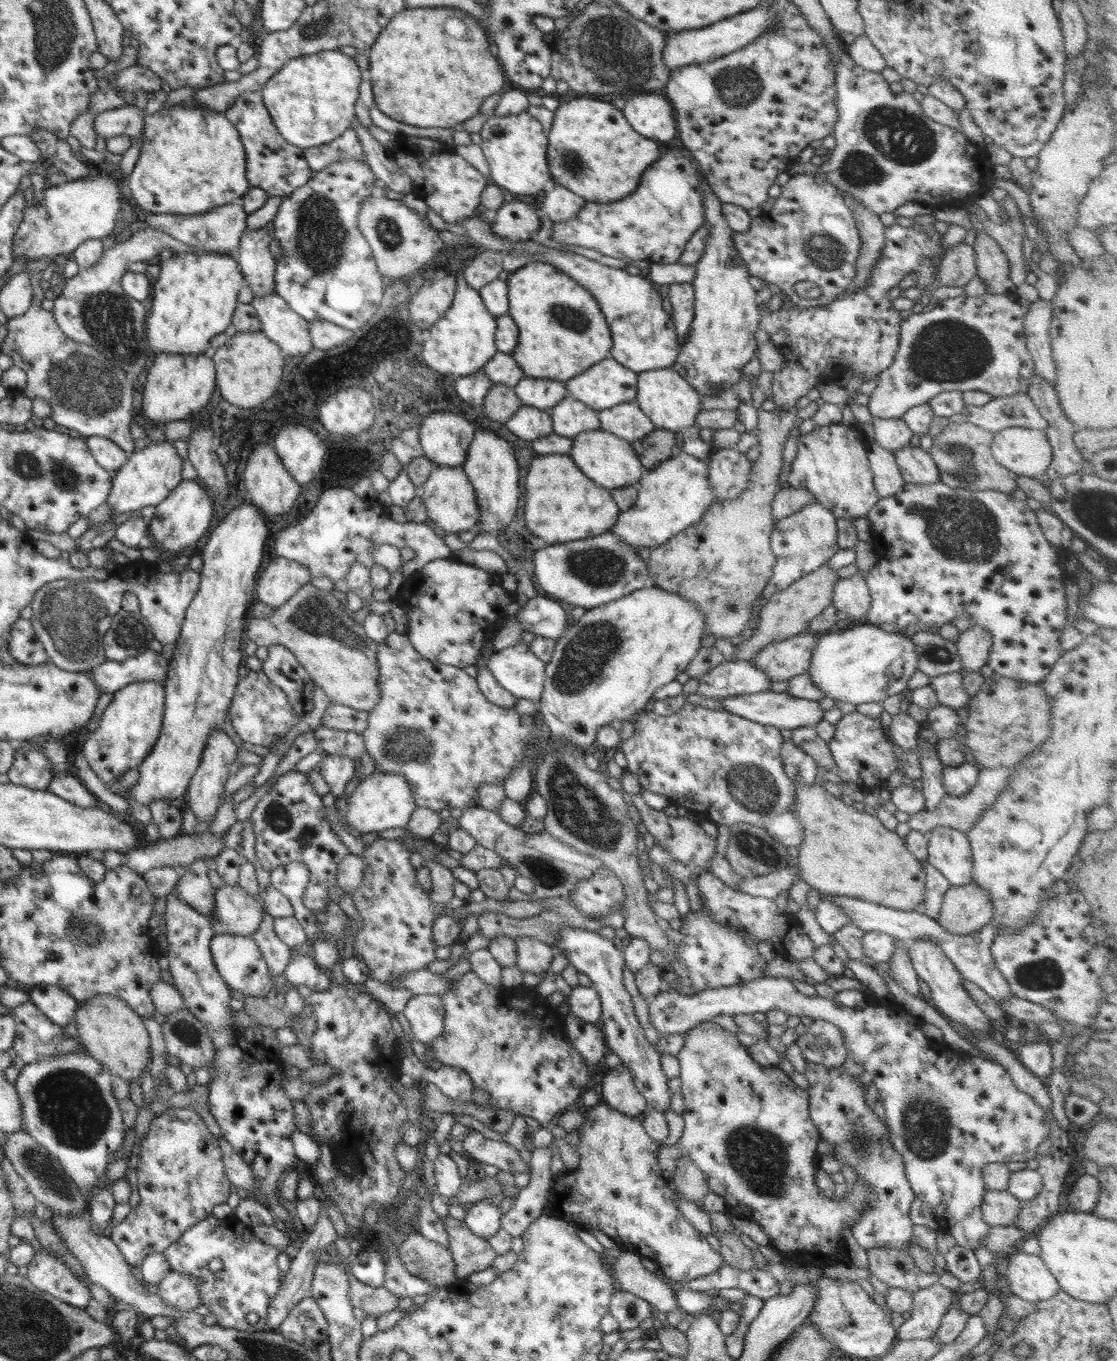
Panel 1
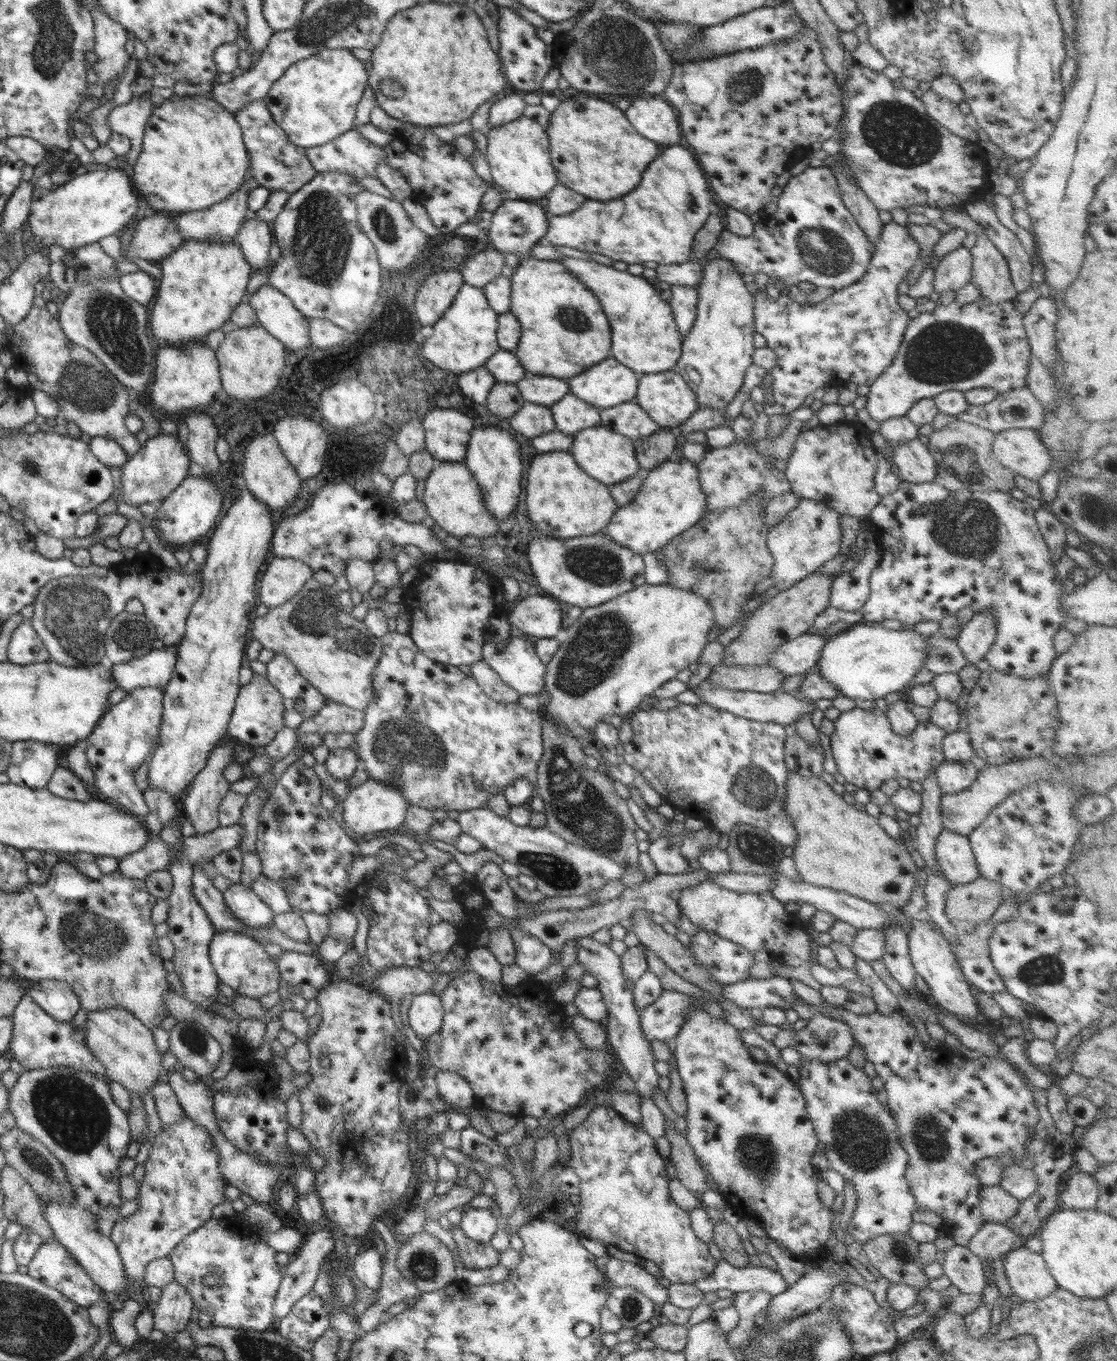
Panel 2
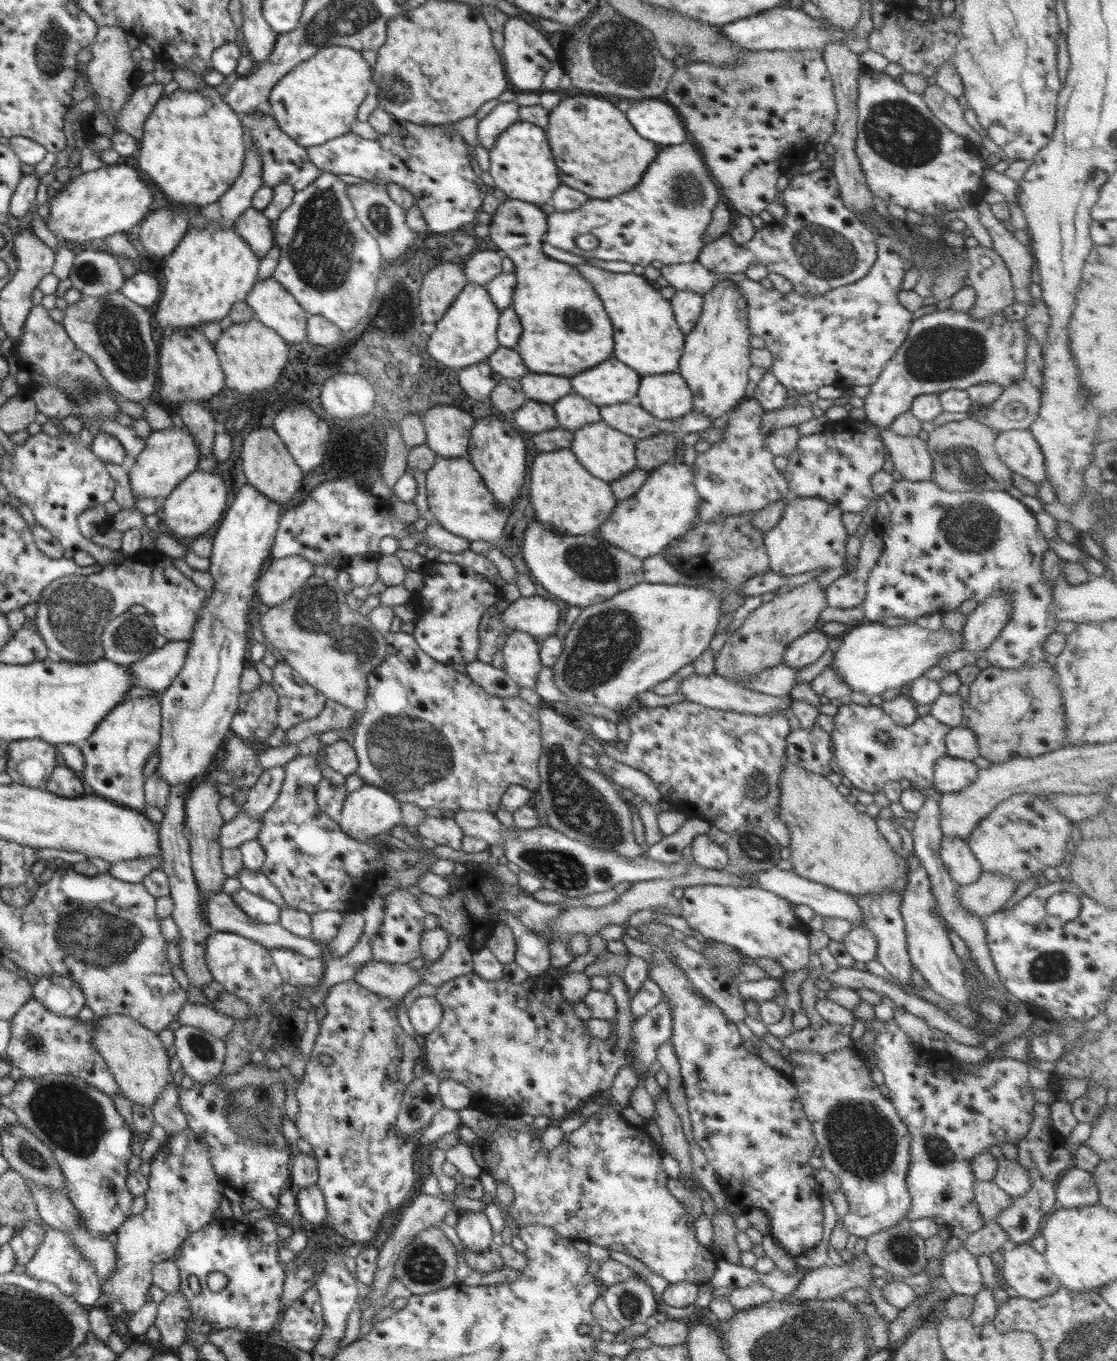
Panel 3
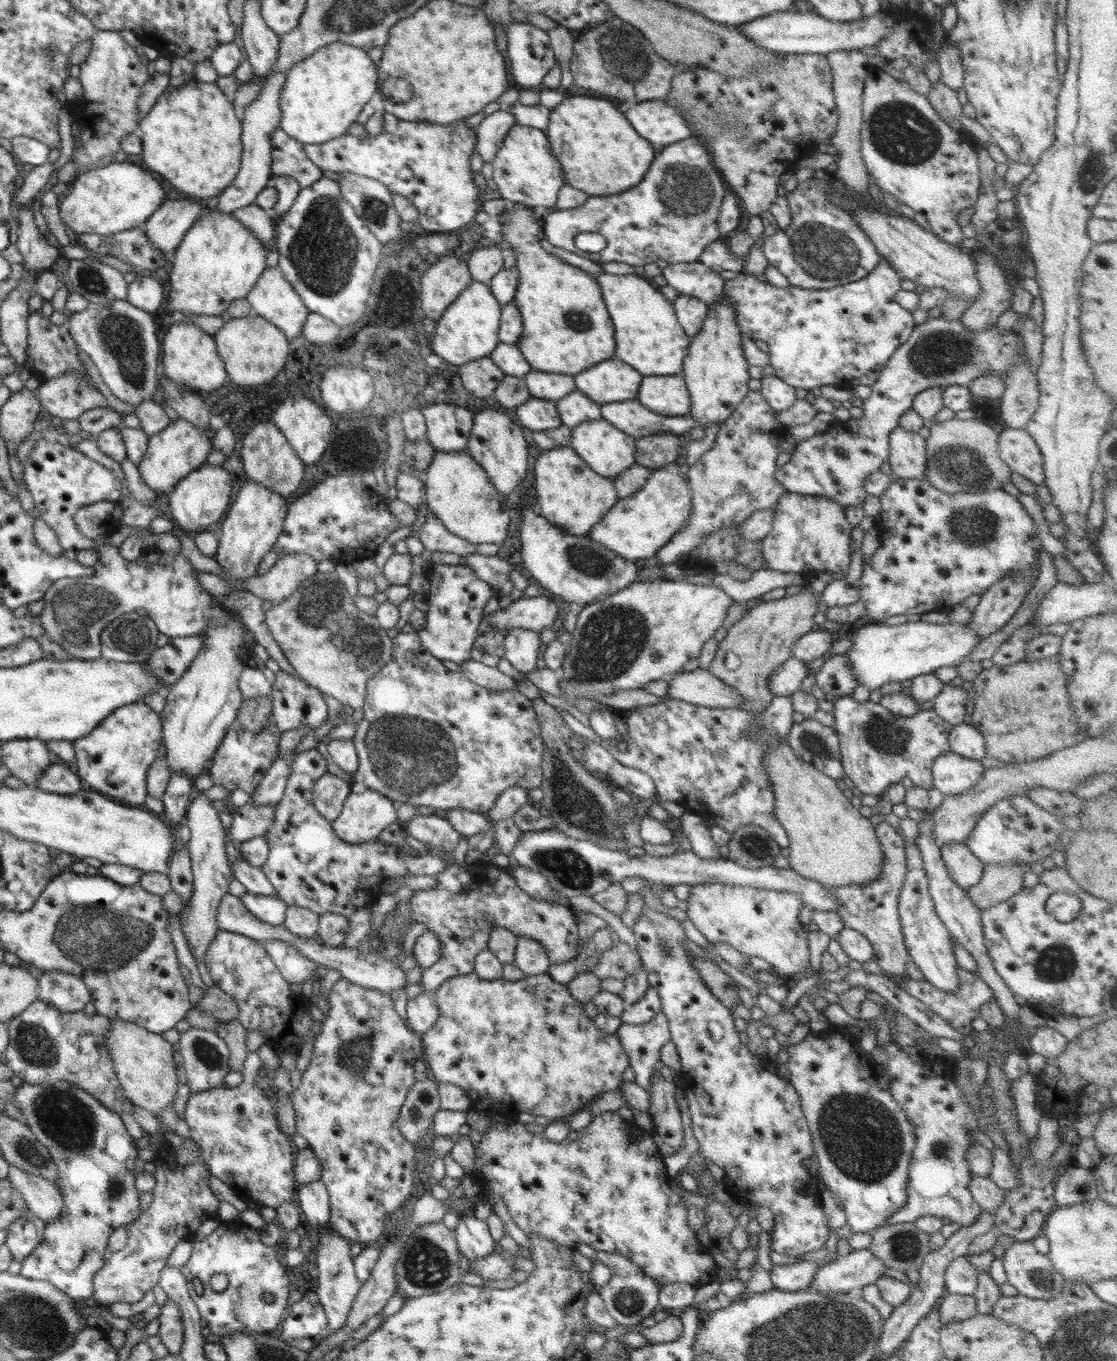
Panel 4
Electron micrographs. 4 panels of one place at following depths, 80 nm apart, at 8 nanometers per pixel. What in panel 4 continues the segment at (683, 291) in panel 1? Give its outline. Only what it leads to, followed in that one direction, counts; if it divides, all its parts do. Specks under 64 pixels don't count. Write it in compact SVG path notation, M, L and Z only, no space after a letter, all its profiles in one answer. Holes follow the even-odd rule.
M680 294L672 303L678 323L682 325L684 332L691 339L698 336L702 323L706 321L709 305L689 294Z

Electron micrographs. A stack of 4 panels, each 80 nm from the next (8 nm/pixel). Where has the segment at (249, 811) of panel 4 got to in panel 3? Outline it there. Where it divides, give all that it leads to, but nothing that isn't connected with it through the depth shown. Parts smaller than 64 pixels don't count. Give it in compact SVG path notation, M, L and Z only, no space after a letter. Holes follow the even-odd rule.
M240 809L236 817L222 825L218 835L218 844L222 849L239 847L247 840L257 838L261 829L261 821L248 816L244 809Z

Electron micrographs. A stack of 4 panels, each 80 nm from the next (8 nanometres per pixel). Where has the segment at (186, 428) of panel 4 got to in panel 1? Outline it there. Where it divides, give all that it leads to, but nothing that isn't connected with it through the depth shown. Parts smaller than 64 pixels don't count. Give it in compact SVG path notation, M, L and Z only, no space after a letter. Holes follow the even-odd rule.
M147 441L145 448L133 451L132 456L115 471L107 502L112 507L113 516L158 506L182 481L182 458L169 441Z

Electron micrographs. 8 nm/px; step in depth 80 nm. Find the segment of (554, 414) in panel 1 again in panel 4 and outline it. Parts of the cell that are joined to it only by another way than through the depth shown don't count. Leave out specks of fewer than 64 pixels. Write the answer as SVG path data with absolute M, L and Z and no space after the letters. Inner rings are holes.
M576 389L555 402L562 424L573 429L584 421L602 419L601 405Z

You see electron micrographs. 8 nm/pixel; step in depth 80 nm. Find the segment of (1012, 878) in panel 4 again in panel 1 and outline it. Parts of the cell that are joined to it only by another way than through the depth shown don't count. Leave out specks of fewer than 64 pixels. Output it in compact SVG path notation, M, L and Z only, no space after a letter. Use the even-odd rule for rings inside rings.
M972 882L951 886L943 896L938 922L952 934L965 935L980 930L993 918L991 898Z

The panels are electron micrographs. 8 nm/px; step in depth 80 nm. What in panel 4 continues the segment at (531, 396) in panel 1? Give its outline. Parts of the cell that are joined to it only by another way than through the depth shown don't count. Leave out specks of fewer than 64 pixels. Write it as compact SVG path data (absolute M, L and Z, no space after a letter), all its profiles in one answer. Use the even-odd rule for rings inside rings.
M531 369L524 378L532 397L556 402L577 388L575 375L558 374Z

